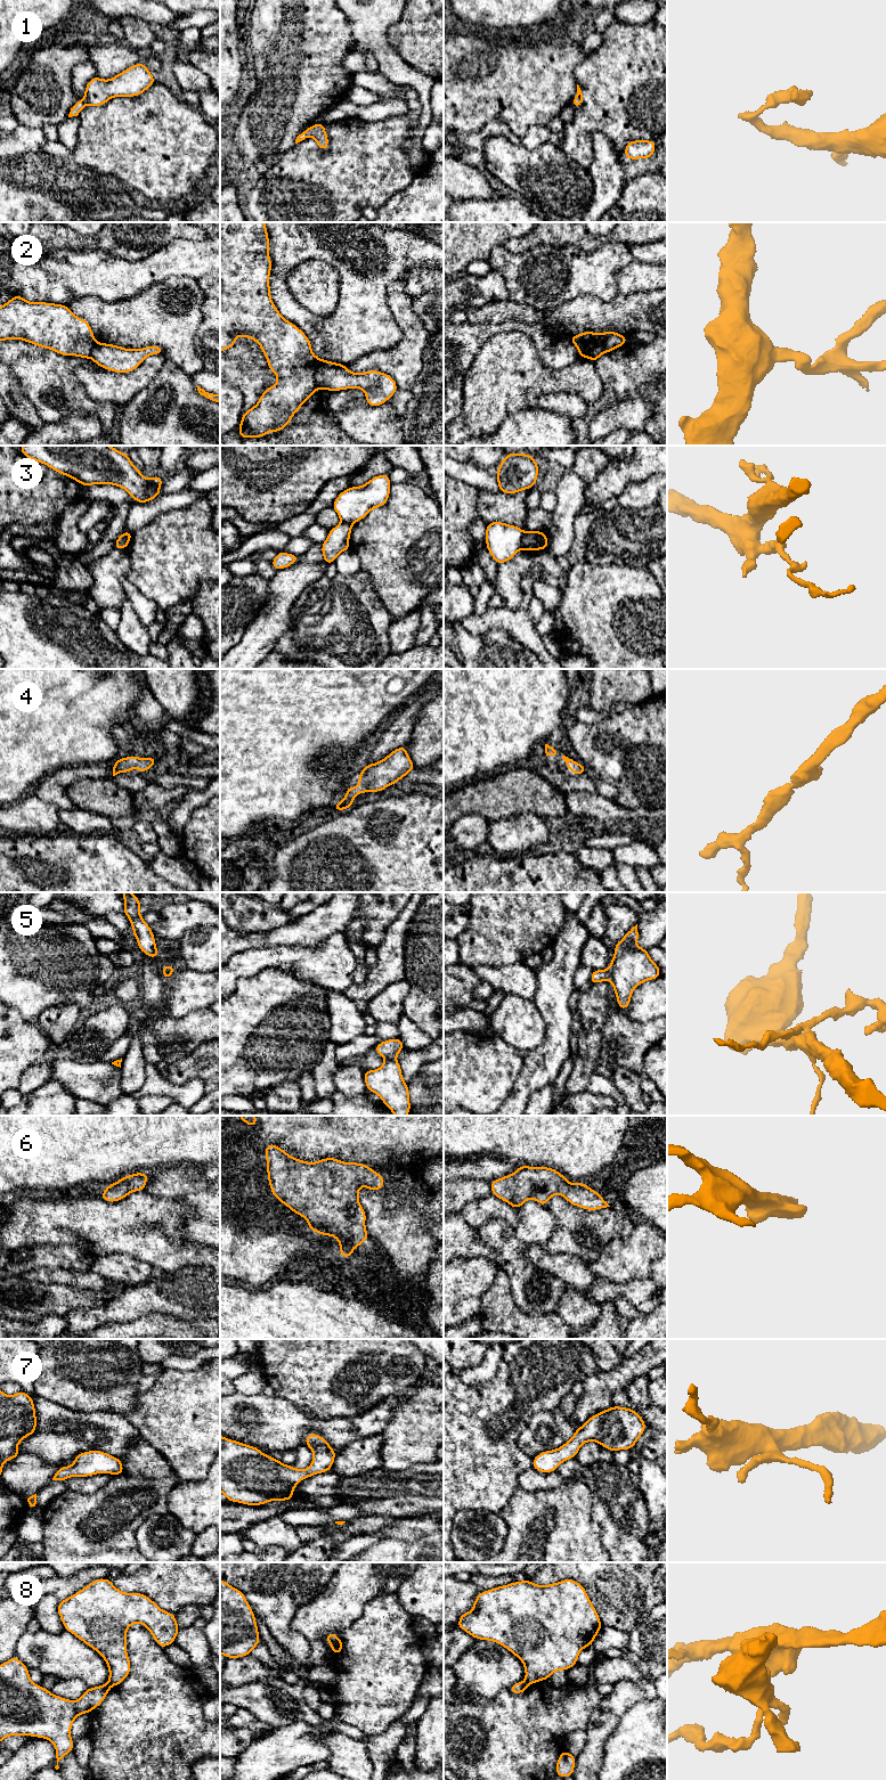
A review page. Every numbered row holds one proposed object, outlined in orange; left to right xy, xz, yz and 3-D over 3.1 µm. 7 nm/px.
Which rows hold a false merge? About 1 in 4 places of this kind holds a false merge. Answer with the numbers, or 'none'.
2, 3, 5, 8

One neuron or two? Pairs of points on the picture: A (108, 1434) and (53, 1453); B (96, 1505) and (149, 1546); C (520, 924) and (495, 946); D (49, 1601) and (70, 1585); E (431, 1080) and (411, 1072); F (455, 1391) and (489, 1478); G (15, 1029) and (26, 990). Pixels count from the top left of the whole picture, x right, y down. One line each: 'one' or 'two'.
A: one
B: two
C: one
D: two
E: two
F: one
G: two

